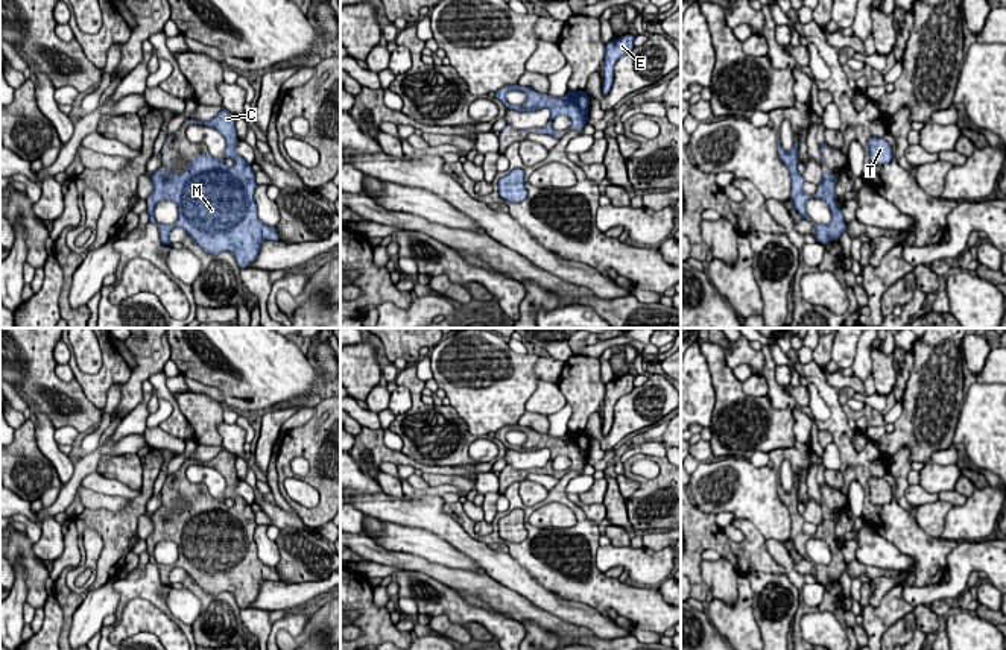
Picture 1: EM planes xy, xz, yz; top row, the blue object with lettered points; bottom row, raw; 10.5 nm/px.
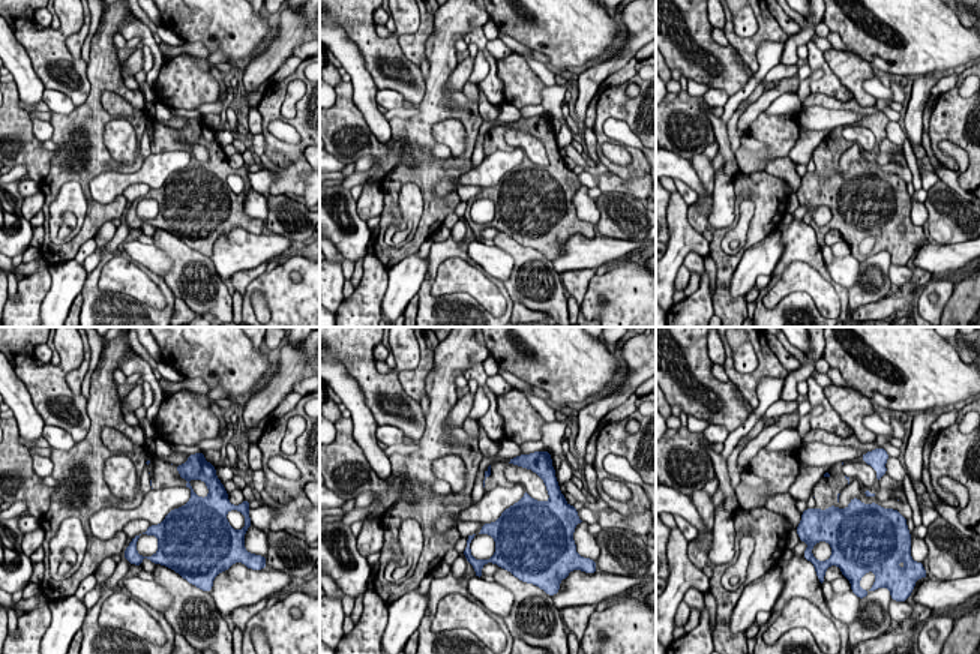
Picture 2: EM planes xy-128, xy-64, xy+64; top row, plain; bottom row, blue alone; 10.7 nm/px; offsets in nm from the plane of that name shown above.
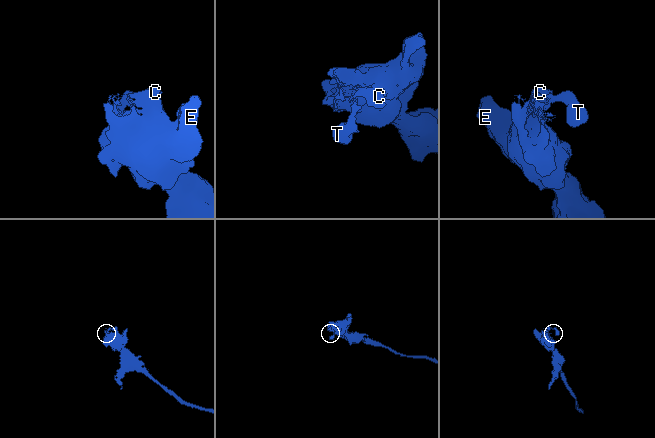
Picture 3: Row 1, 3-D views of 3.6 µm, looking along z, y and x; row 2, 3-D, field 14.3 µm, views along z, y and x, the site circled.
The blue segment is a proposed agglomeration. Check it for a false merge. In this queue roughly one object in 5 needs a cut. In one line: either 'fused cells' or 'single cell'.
single cell

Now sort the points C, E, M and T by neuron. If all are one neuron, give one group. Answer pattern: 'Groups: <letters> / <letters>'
Groups: C E M T

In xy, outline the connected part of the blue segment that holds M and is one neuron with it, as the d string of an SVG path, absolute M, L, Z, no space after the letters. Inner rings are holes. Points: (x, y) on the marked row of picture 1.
M225 108L210 121L187 120L190 125L204 125L217 129L225 141L225 156L234 158L234 166L228 167L223 161L213 158L210 153L202 153L191 159L191 166L182 173L170 175L169 179L164 175L172 166L164 170L160 167L153 172L152 184L153 191L146 199L149 222L158 226L160 238L163 245L172 245L169 234L173 228L182 228L204 251L208 254L231 252L237 261L237 266L248 267L260 251L263 240L277 241L280 235L275 226L267 226L258 219L258 210L255 204L255 176L251 164L236 153L236 144L239 141L236 134L236 115ZM172 200L178 205L178 220L173 225L161 225L153 217L153 210L158 202Z

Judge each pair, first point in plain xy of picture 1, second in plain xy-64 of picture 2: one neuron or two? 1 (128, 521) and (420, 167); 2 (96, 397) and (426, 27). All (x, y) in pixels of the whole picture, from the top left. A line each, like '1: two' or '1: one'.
1: one
2: one

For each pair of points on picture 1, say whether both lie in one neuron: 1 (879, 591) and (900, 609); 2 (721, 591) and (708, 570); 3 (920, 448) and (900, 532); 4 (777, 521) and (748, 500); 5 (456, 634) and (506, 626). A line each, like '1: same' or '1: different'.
1: different
2: same
3: different
4: same
5: different

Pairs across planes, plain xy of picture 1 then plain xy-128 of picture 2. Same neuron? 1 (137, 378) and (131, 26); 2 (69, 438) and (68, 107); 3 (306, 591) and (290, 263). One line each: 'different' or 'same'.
1: different
2: same
3: different

